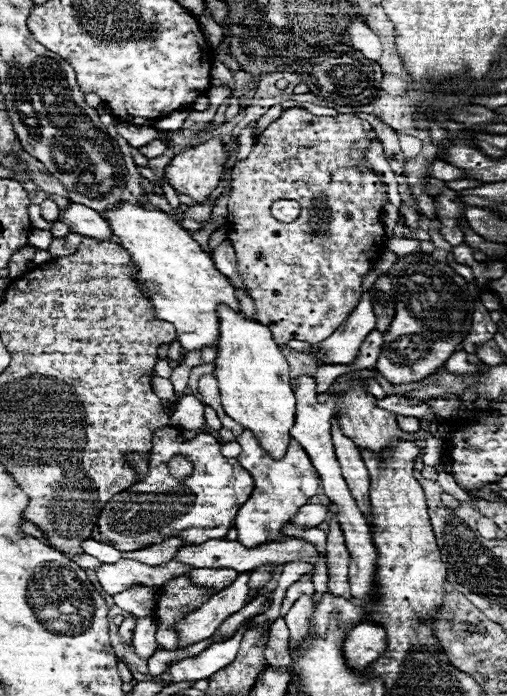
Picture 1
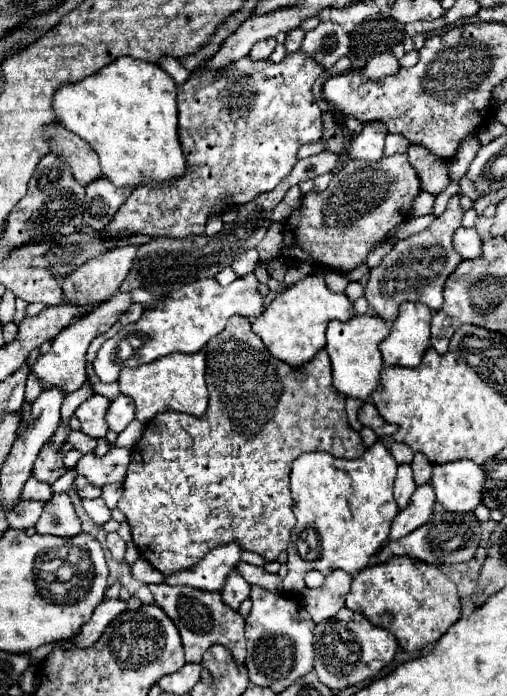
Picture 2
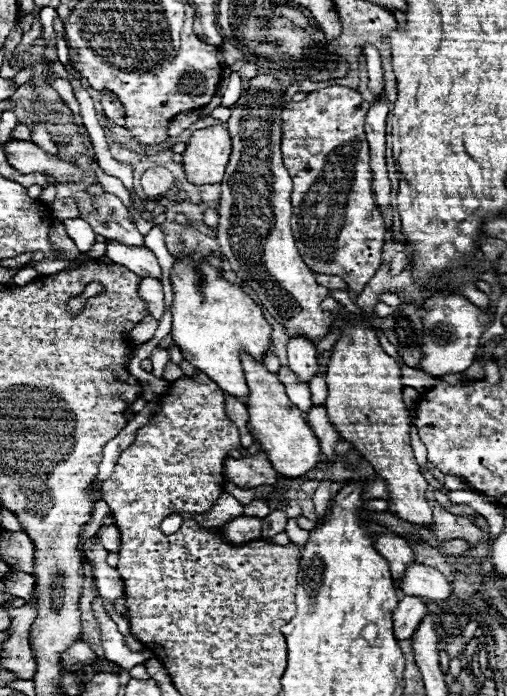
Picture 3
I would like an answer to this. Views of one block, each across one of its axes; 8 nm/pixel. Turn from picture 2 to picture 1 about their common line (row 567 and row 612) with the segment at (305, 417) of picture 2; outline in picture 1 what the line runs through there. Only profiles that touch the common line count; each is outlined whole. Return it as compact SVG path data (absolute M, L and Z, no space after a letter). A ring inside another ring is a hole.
M176 576L168 580L164 586L160 586L160 600L154 610L154 622L158 626L156 630L156 642L164 650L176 650L178 648L178 630L176 622L182 620L186 614L198 610L212 592L208 588L196 586L188 576Z

